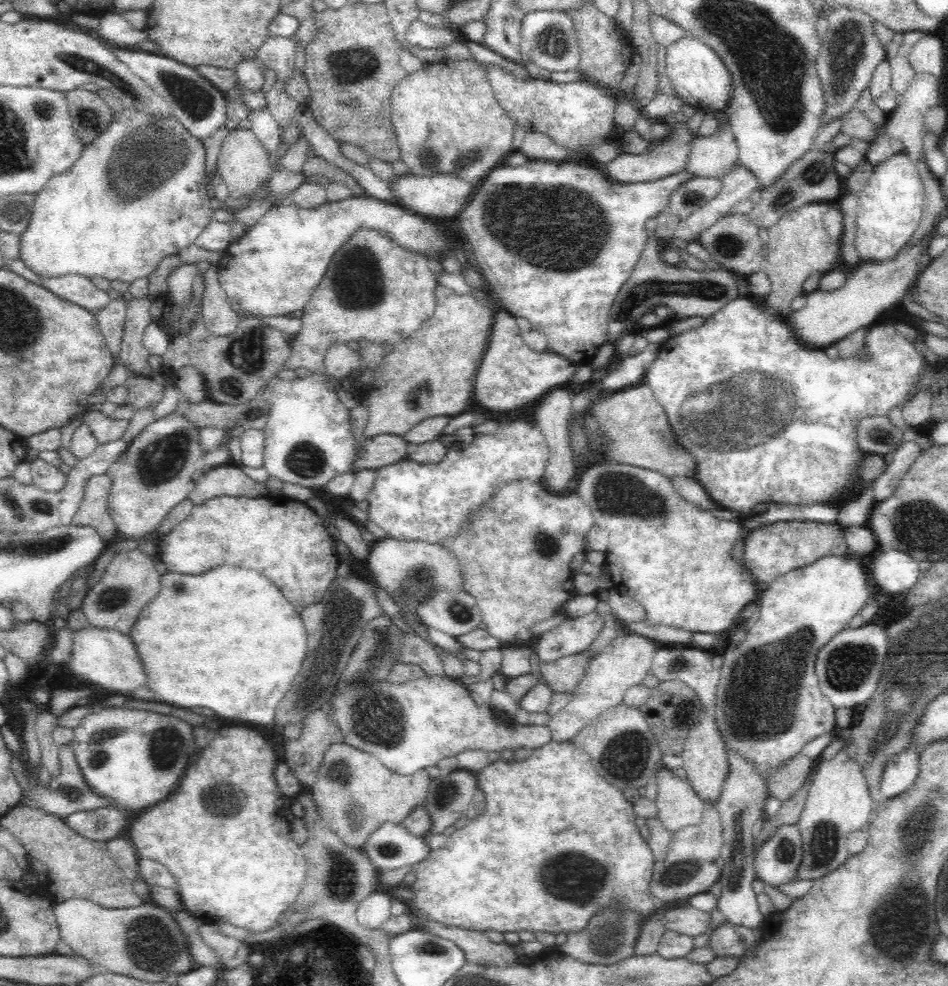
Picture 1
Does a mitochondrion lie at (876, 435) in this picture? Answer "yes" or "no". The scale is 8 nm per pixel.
yes

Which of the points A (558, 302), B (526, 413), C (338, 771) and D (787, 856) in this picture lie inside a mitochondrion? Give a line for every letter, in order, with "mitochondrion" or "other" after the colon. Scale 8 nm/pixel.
A: other
B: other
C: mitochondrion
D: mitochondrion

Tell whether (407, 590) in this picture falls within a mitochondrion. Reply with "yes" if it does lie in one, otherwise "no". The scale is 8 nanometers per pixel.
yes

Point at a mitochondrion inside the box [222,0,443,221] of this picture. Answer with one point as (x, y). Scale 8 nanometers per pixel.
(355, 64)

